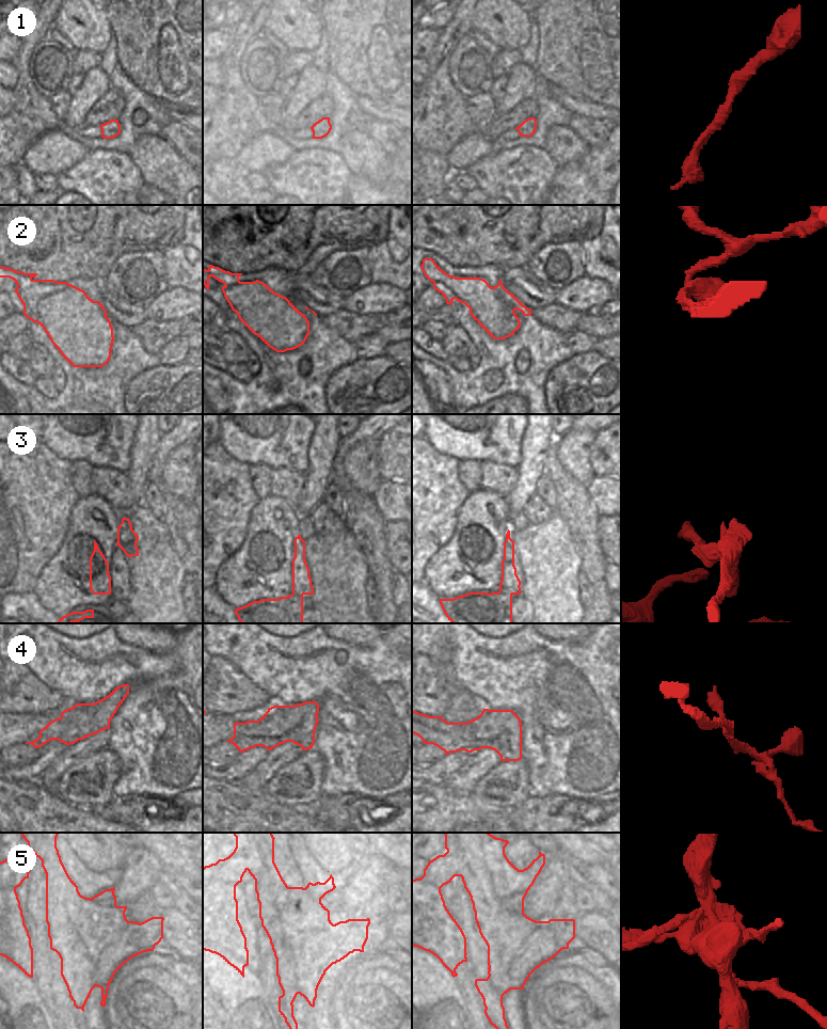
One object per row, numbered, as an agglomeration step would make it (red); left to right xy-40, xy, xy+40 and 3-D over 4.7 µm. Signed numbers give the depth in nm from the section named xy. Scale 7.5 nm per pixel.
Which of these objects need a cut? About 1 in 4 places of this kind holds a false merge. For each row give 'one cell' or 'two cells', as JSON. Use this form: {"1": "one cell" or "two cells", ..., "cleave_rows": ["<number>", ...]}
{"1": "one cell", "2": "two cells", "3": "two cells", "4": "two cells", "5": "two cells", "cleave_rows": ["2", "3", "4", "5"]}

